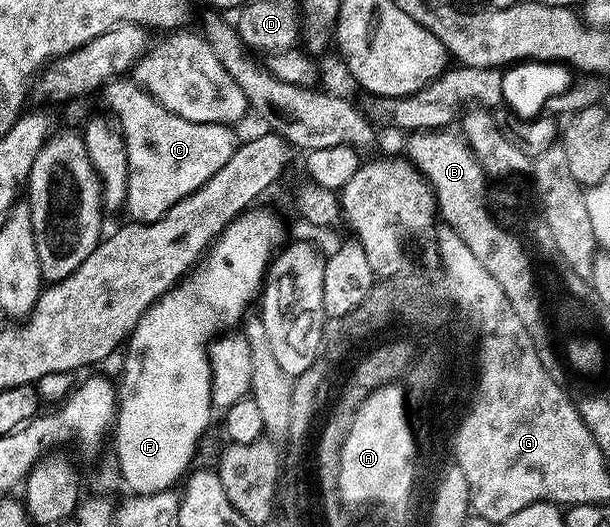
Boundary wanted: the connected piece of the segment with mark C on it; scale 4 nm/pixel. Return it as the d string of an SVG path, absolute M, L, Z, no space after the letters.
M117 78L103 89L107 111L114 117L128 150L128 202L126 212L137 224L153 224L182 198L194 194L230 158L238 139L226 124L199 124L178 118L131 78Z

